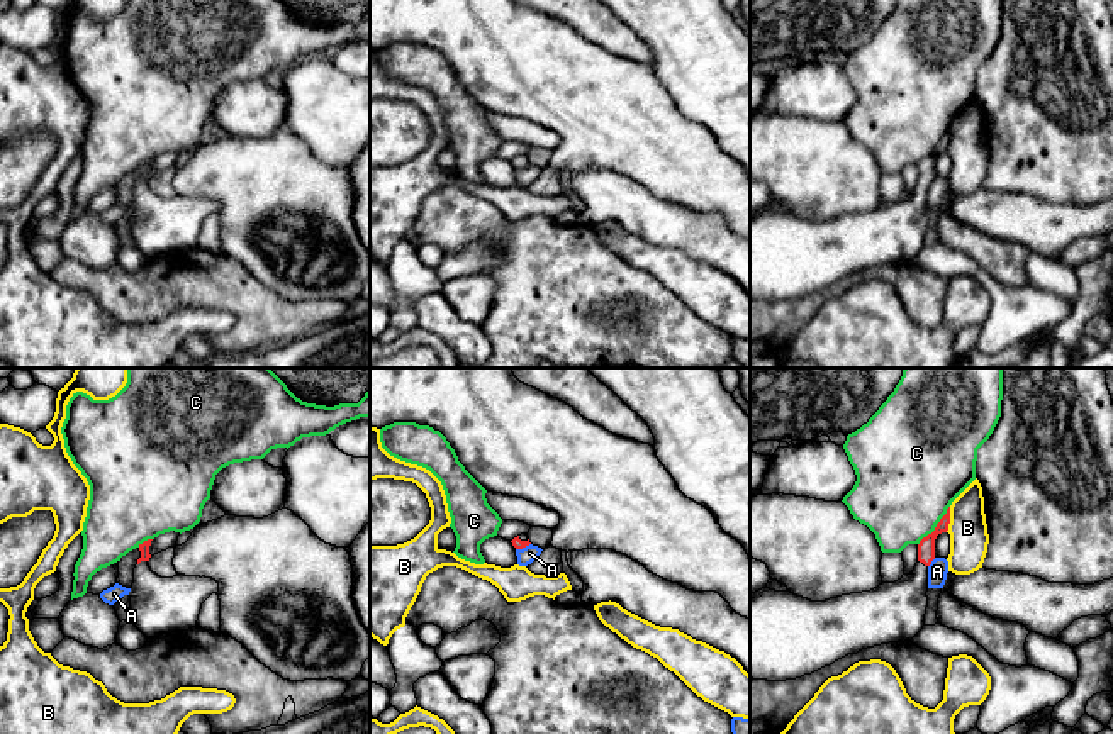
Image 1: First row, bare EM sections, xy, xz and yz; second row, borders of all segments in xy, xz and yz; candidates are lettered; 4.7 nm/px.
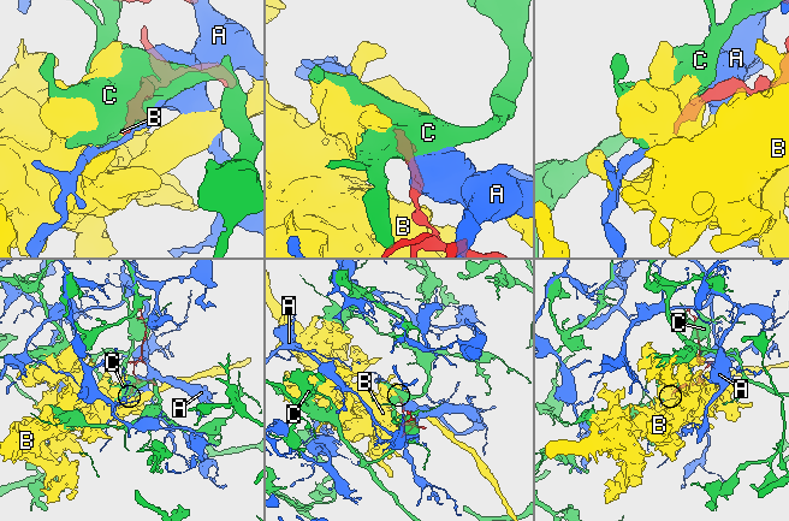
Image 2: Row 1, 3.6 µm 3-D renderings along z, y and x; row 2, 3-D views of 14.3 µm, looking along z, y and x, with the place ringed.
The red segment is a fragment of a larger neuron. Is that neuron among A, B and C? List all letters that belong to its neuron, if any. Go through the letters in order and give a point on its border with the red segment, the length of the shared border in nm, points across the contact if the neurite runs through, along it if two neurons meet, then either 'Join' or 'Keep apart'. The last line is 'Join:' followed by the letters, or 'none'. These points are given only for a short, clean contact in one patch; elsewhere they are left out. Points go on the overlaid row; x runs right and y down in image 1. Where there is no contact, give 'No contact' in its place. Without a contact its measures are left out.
A: Touches red at yz (930, 563). Shared border 60 nm. Keep apart
B: Touches red at yz (949, 519). Shared border 120 nm. Boundary: yz (950, 507), (950, 522), (945, 531). Keep apart
C: Touches red at yz (937, 526). Shared border 240 nm. Keep apart
Join: none

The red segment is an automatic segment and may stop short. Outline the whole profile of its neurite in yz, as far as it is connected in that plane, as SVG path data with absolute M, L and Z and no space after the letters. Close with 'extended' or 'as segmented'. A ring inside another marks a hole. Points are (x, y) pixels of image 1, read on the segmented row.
M950 507L935 531L918 544L918 563L911 575L882 583L870 592L811 602L791 592L762 588L750 593L750 678L767 681L796 680L862 649L911 641L925 626L928 607L928 566L935 559L935 539L947 532Z; extended

